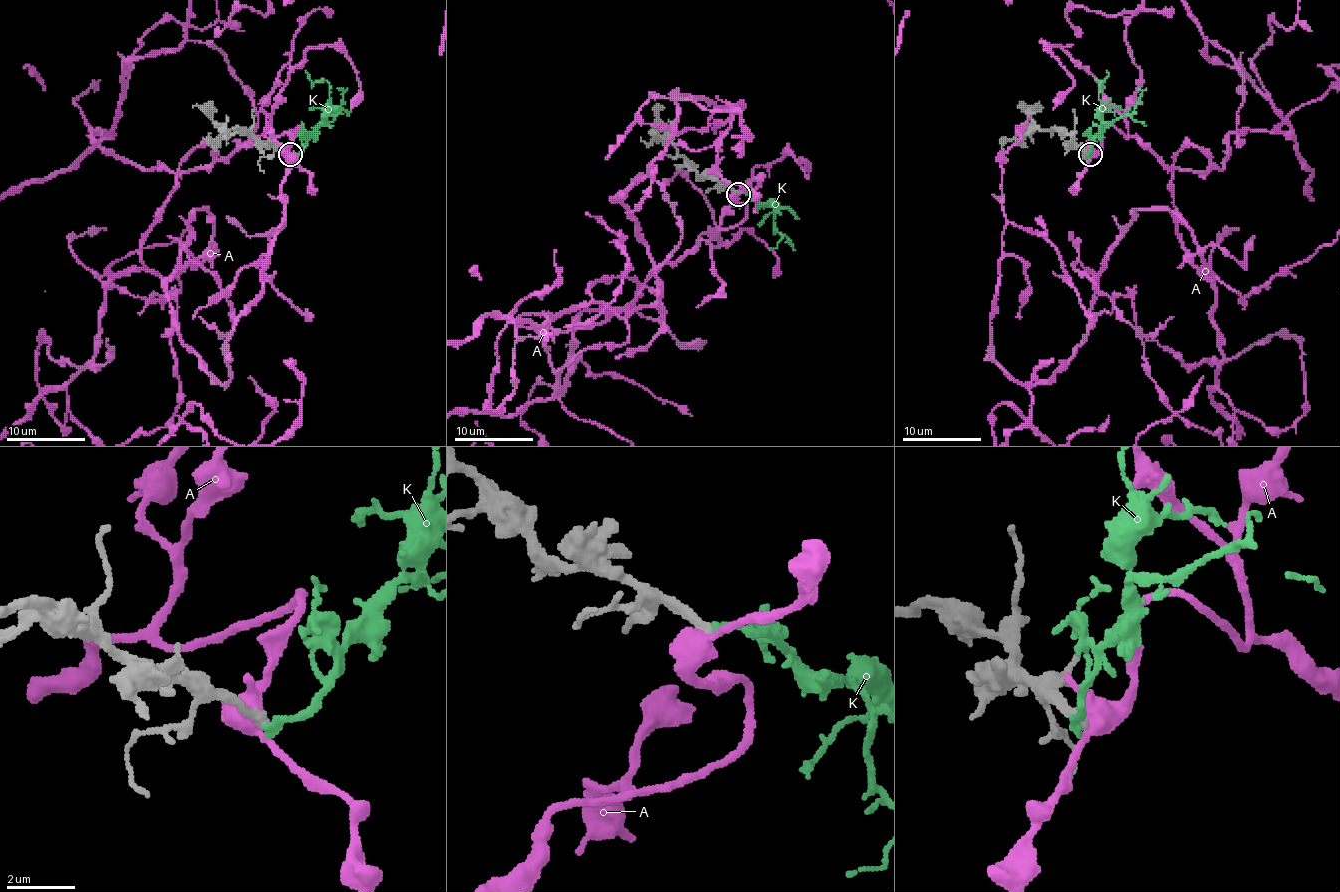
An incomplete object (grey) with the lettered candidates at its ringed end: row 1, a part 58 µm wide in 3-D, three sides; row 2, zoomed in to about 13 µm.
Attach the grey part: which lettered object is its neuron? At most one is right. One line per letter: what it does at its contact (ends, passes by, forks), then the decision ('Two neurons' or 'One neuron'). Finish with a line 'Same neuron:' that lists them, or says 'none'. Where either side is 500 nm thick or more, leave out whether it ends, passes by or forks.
A: It forks there. Two neurons
K: It ends there. Two neurons
Same neuron: none

